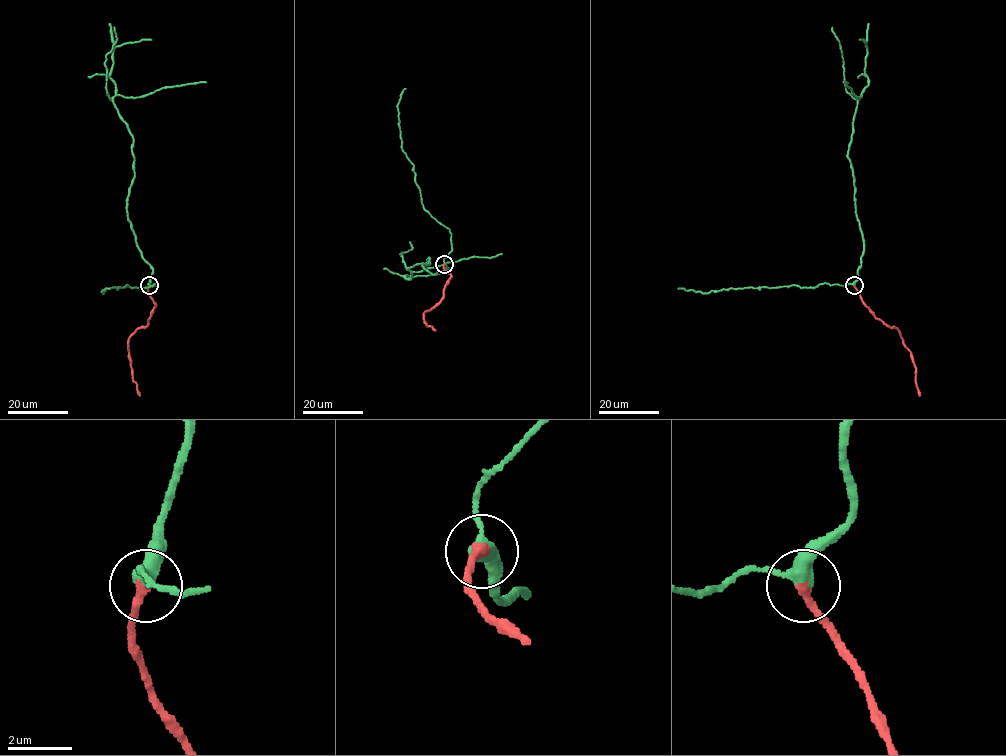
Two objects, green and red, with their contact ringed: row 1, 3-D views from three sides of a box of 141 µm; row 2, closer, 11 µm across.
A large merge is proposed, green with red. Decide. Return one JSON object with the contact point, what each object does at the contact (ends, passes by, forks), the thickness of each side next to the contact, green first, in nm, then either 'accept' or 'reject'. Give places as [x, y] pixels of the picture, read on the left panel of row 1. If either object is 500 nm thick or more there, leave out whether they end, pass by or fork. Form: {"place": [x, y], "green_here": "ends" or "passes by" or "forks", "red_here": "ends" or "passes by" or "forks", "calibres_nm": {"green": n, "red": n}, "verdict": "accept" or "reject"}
{"place": [149, 285], "green_here": "passes by", "red_here": "ends", "calibres_nm": {"green": 380, "red": 320}, "verdict": "accept"}

